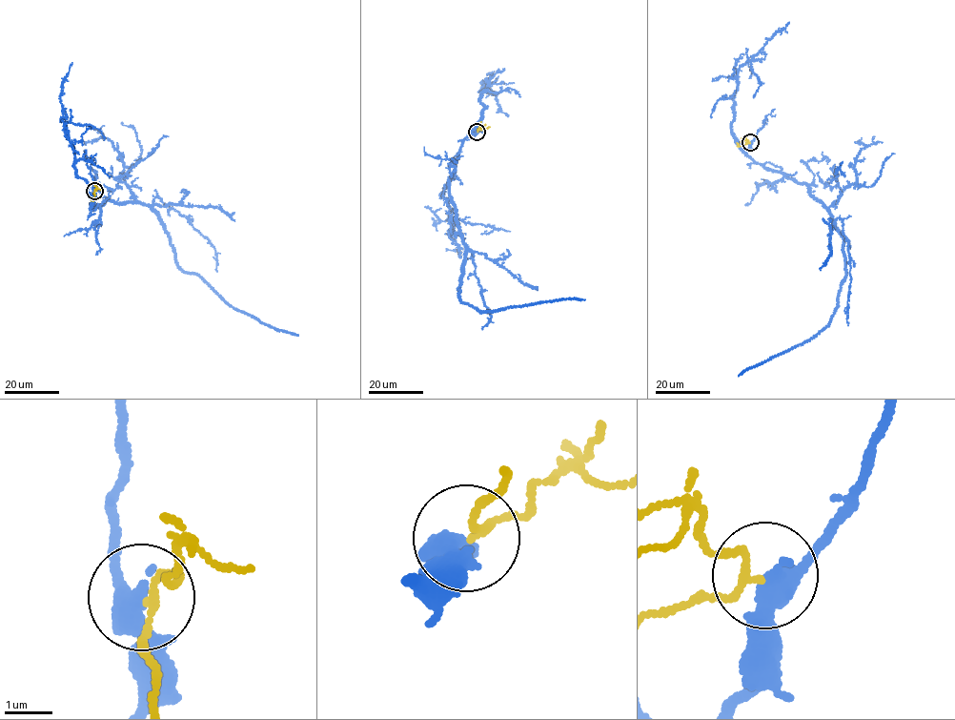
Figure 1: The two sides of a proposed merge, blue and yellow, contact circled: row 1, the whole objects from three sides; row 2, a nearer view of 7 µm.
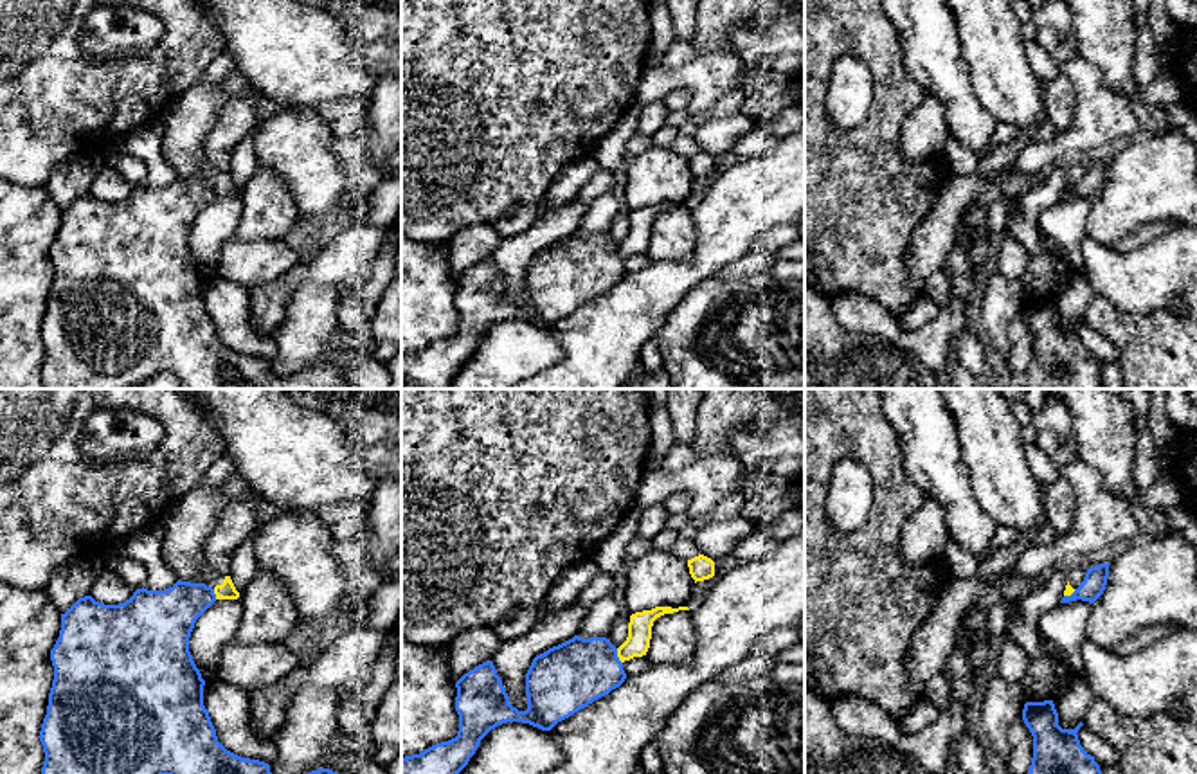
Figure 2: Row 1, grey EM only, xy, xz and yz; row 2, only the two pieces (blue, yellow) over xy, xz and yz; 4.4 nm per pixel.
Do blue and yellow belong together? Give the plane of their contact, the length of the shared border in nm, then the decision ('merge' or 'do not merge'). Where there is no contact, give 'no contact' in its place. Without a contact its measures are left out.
xz | 80 nm | do not merge

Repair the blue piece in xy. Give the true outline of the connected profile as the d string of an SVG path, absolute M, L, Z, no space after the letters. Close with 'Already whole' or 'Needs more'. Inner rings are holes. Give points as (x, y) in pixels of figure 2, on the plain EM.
M178 176L166 187L137 185L119 202L85 193L61 211L59 234L50 247L54 277L40 328L45 389L131 389L162 373L175 374L184 389L353 389L347 373L329 365L279 378L268 360L241 355L218 338L203 302L205 277L189 248L194 220L214 198L212 184Z. Already whole

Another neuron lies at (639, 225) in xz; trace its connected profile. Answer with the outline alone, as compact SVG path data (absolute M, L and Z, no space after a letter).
M655 203L652 207L635 209L630 212L628 220L628 234L626 238L617 245L617 254L621 259L630 257L634 254L646 252L650 245L652 236L652 223L653 218L664 211L673 211L679 207L689 207L688 203Z

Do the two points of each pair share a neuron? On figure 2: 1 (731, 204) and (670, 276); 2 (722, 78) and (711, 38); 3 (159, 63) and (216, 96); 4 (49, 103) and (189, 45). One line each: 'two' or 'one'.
1: one
2: two
3: two
4: one

